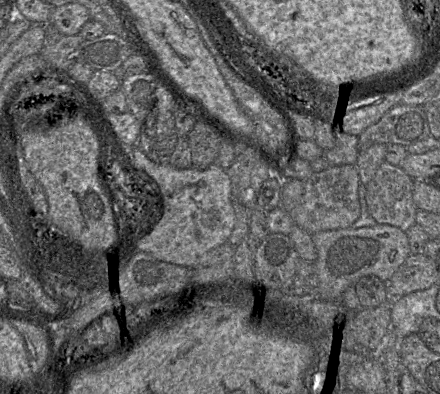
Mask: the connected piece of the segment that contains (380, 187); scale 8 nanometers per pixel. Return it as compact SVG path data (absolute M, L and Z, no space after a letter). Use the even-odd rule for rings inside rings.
M384 161L366 185L368 211L378 224L389 224L407 231L416 224L416 205L413 201L414 180L400 167Z

